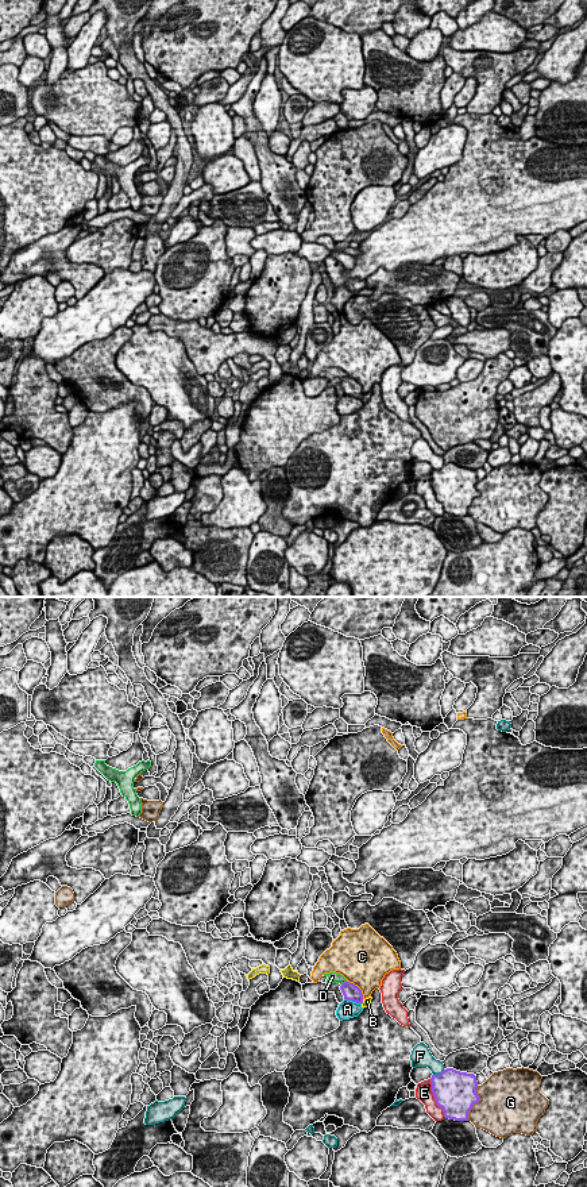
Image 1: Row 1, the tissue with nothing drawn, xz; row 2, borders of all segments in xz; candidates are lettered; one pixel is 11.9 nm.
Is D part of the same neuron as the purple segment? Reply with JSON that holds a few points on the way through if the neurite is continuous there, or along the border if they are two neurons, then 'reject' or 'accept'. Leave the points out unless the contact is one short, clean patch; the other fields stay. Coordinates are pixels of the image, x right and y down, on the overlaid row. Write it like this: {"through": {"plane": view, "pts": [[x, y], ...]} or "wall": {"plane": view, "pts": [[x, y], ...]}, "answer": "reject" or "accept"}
{"through": {"plane": "xz", "pts": [[352, 993], [344, 982], [332, 977]]}, "answer": "accept"}

